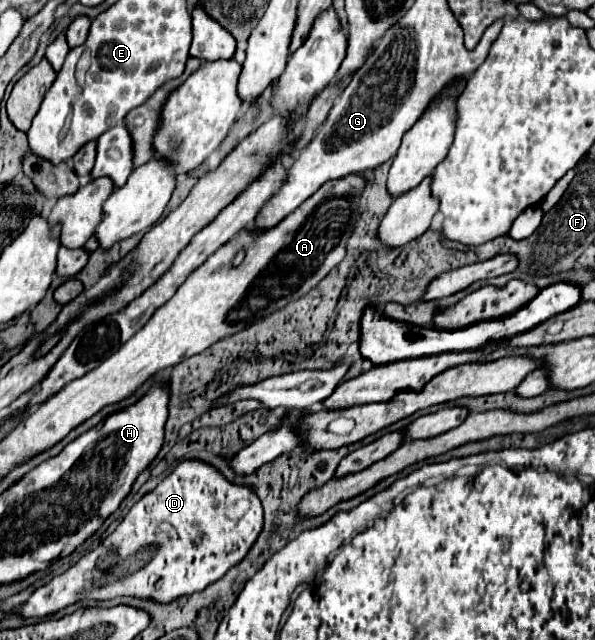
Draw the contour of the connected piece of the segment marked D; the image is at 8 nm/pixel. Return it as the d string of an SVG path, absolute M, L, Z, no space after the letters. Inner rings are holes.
M185 459L131 507L119 527L97 549L83 555L45 587L35 589L23 603L21 613L25 617L45 617L83 597L103 601L133 595L167 603L203 591L247 555L261 529L263 505L255 487L227 481L219 469L201 459ZM239 501L249 501L249 507L237 517L229 515Z

